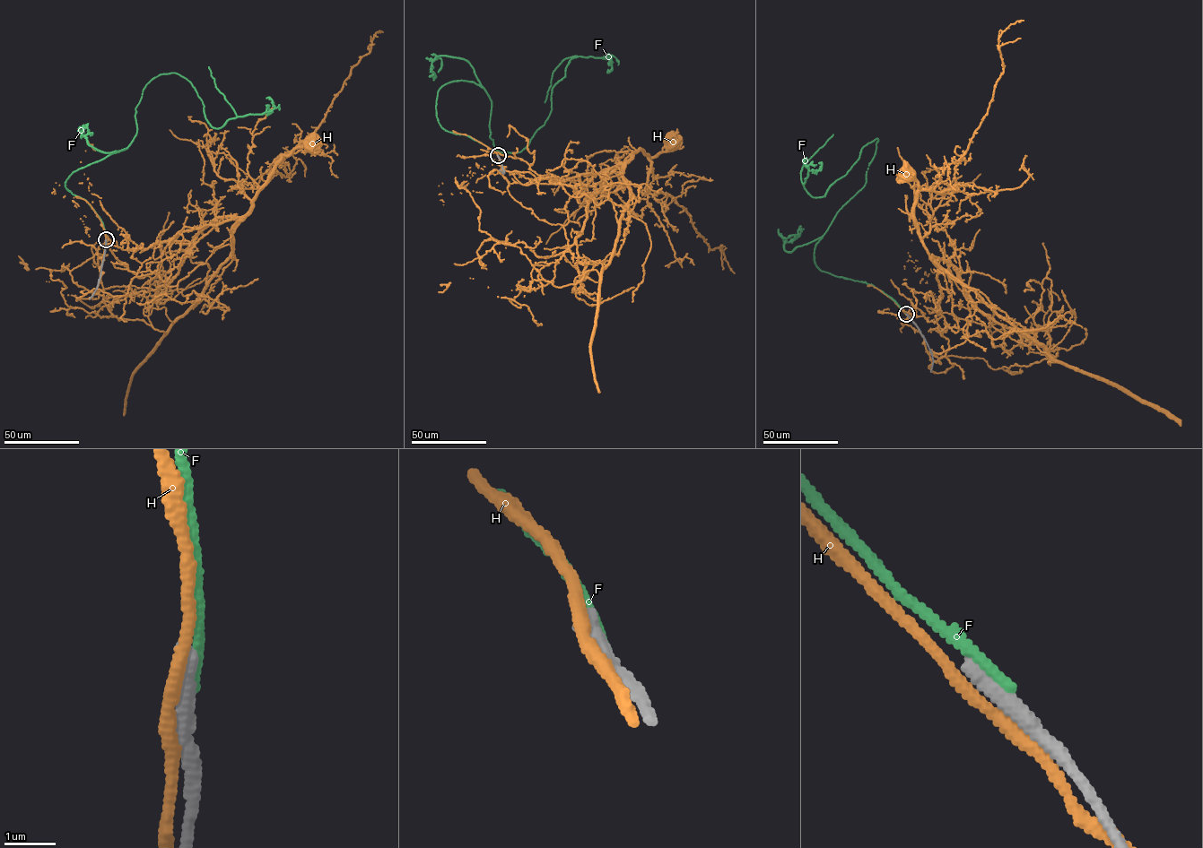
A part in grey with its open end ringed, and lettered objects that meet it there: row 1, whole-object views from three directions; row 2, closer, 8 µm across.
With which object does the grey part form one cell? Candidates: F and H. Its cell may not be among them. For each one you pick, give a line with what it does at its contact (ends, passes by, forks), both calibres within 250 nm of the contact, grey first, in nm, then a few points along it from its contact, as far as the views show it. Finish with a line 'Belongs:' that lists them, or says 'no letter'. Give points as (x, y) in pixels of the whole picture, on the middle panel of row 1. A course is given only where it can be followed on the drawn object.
Belongs: no letter

